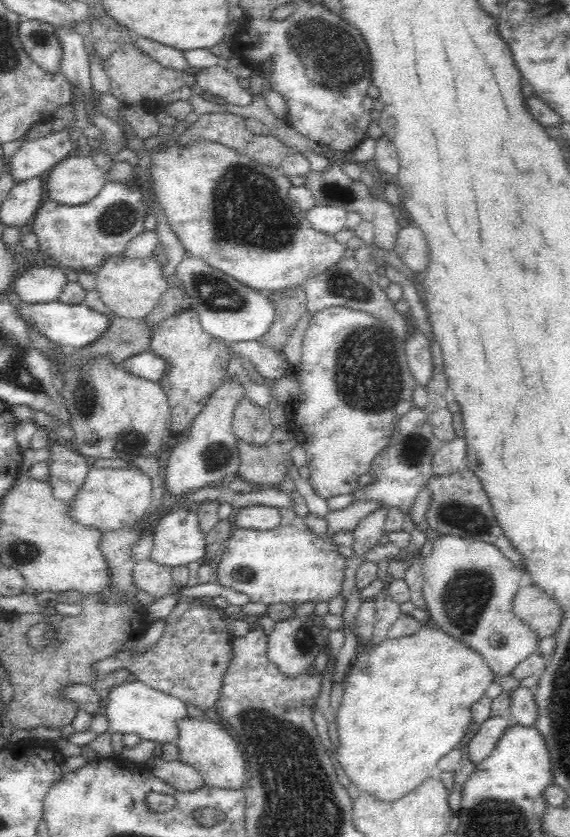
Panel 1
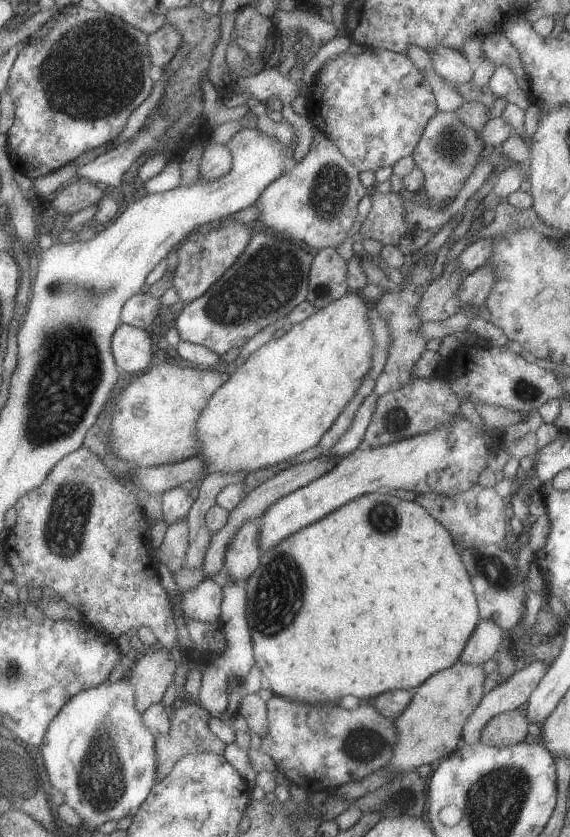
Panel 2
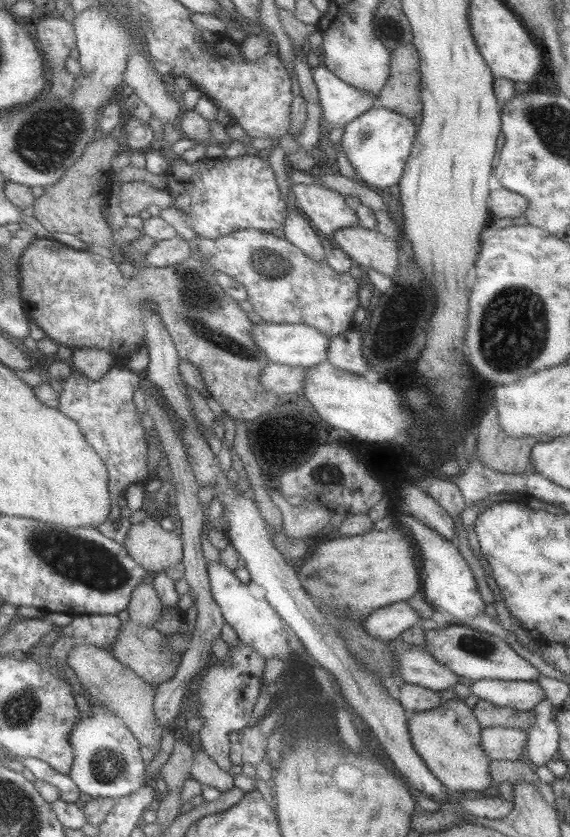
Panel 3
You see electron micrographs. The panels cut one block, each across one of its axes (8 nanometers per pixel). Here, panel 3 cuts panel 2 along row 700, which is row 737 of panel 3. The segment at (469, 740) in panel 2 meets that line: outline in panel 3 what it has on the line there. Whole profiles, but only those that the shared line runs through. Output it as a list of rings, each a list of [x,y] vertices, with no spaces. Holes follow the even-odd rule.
[[[505,726],[485,728],[482,746],[491,761],[524,760],[528,754],[529,733],[529,730]]]

